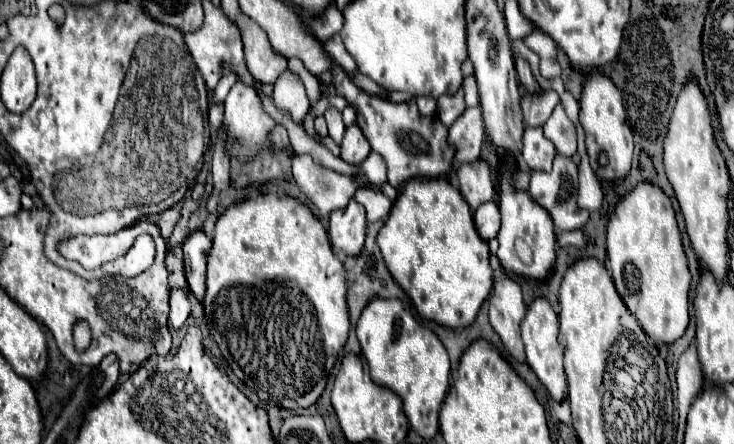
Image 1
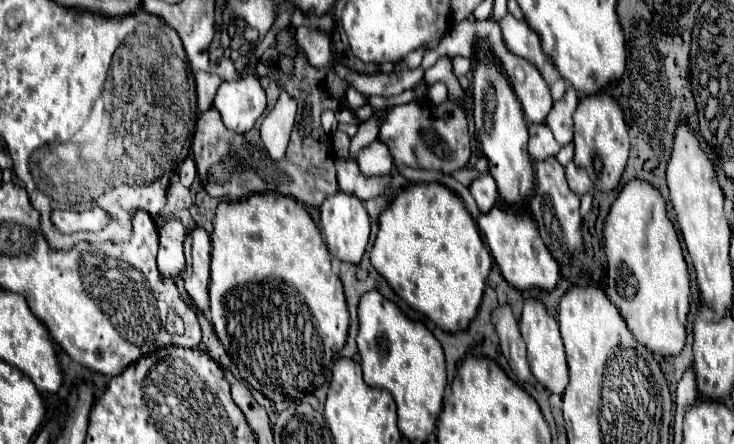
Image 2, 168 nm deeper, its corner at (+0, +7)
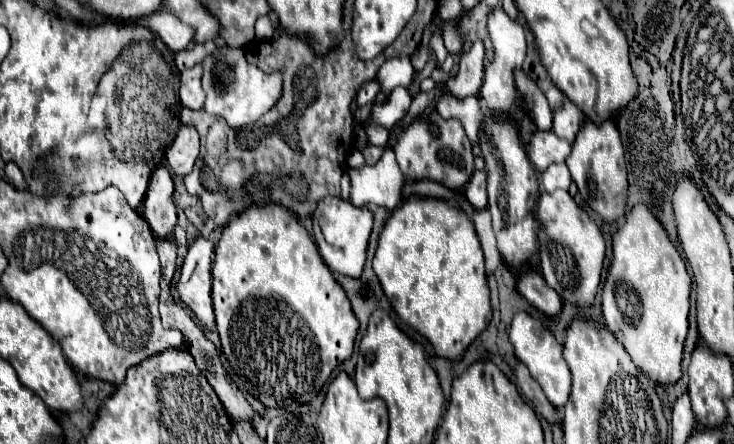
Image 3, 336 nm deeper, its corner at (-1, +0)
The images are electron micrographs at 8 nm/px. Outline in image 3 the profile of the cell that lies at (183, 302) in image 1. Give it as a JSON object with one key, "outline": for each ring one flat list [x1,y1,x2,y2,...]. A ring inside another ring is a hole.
{"outline":[[162,164,154,180,150,180,150,190,144,202,144,218,152,232,160,240,172,240,178,226,176,206,172,202,174,182,168,168]]}

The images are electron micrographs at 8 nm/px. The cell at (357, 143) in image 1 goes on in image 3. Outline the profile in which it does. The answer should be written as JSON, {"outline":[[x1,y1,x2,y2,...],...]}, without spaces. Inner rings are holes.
{"outline":[[370,80,370,82,366,82,366,84,358,90,356,100,358,100,360,106,366,106,366,104,370,104,370,102,376,100,376,94,378,94,378,92,380,92,378,82,376,82,376,80]]}

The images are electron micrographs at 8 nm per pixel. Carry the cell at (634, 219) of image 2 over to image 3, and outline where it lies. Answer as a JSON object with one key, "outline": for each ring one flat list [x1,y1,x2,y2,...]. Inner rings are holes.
{"outline":[[636,204,628,212,624,226,614,234,612,246,614,246,614,258,602,288,602,314,604,314,606,326,624,344,626,352,632,356,634,362,638,362,638,366,644,370,648,378,660,384,676,382,682,376,680,362,682,362,682,350,684,350,684,340,688,332,690,276,686,272,686,264,676,252,674,244,670,242,658,218,644,204]]}

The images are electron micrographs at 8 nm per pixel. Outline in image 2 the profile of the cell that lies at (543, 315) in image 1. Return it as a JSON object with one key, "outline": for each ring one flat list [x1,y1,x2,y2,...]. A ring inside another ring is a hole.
{"outline":[[527,299,523,305,523,313,519,319,519,329,521,329,521,337,527,345,527,357,529,357,529,365,531,365,531,373,533,377,551,393,555,395,563,395,567,383,569,383,569,369,567,369,567,359,565,359,565,351,563,351,563,341,561,341,561,333,559,333,559,323,555,317,551,317,545,309,545,305,541,301,535,299]]}

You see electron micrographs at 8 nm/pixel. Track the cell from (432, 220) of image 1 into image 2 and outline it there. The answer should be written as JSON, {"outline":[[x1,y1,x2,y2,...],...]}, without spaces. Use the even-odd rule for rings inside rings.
{"outline":[[415,183,401,189,391,205,381,213,379,233,371,249,371,263,409,307,429,317,439,329,459,333,467,331,477,315,485,281,491,271,491,253,479,235,475,219,453,191,441,183]]}

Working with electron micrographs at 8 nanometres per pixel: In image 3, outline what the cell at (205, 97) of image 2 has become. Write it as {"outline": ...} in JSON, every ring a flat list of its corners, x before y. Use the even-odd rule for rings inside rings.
{"outline":[[202,64,180,74,180,100,190,110,202,110,206,94,202,90]]}

